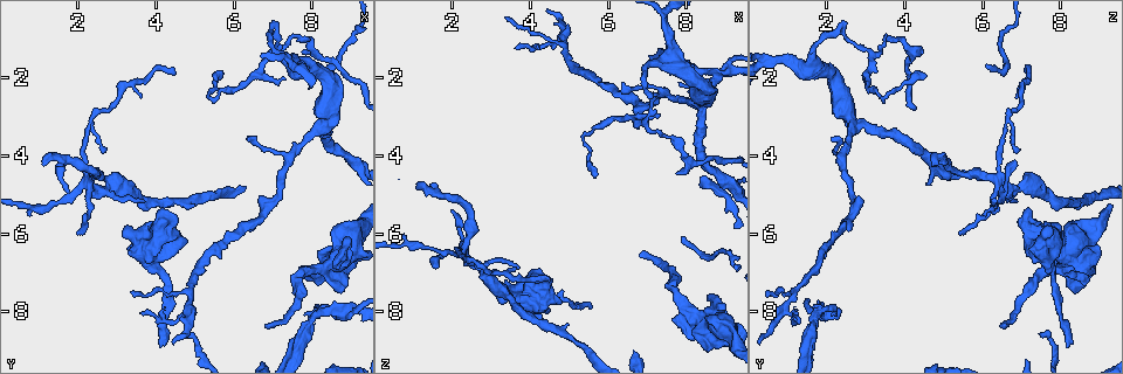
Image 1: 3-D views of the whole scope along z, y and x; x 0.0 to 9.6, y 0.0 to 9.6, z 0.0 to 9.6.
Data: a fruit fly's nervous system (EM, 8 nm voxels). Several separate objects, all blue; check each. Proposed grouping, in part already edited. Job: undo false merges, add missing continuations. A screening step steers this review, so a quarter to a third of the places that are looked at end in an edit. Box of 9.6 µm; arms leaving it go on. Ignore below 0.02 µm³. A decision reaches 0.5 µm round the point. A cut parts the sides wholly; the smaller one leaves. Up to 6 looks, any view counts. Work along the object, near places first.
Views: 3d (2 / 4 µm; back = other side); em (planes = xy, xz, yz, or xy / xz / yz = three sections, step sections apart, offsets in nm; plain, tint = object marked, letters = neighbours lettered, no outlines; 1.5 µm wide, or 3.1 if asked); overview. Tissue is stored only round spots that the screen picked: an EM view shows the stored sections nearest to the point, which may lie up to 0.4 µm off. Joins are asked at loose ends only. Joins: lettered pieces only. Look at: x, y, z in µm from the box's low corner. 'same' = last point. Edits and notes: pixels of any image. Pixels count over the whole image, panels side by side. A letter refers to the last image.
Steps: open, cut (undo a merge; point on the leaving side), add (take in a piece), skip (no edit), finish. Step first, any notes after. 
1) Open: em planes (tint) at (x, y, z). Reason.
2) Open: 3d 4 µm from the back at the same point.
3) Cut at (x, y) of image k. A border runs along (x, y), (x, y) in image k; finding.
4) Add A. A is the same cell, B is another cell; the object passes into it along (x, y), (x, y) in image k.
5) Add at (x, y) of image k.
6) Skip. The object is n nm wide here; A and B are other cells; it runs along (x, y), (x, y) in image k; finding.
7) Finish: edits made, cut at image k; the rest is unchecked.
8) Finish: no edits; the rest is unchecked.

Open: em xz step 8 (tint) at (7.50, 1.00, 3.55). Abrupt turn.

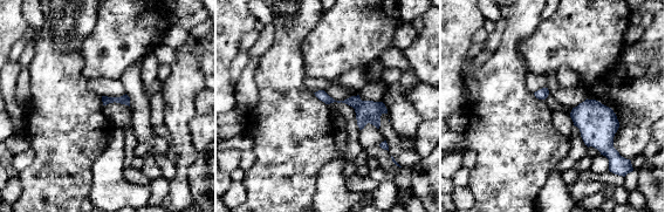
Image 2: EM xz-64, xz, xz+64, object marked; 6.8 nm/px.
Open: em planes (letters) at the same point.

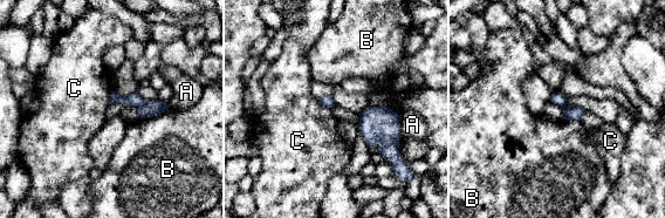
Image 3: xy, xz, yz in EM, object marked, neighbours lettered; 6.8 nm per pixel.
Cut at (150, 108) of image 3. The object is 80 nm wide here; A, B and C are other cells; a border runs along (145, 101), (138, 107) in image 3; two neurons meet here.

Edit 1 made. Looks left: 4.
Open: 3d 4 µm at (8.50, 6.90, 7.75).

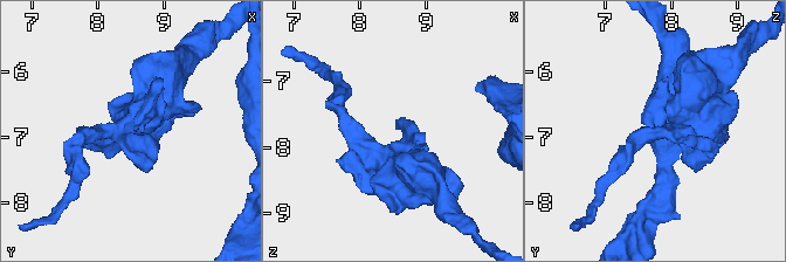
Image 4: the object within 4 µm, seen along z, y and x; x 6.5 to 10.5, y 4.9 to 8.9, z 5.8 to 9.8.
Open: em xz step 8 (tint) at (8.55, 6.90, 7.70). Shape alone is not enough.

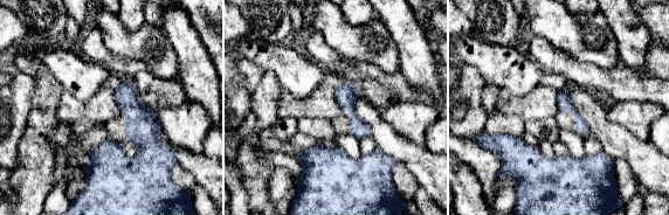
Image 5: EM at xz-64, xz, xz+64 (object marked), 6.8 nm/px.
Open: em planes (letters) at the same point.

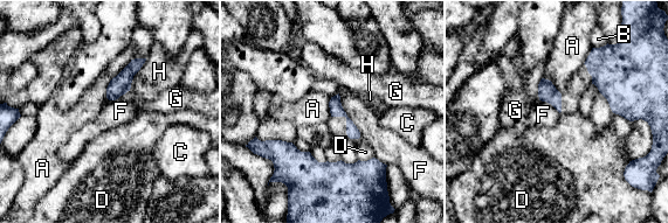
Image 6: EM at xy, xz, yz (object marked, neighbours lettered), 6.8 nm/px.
Skip. The longest contact is with F, 320 nm; A, B, C, D, F, G and H are other cells; a border runs along (338, 93), (343, 110), (360, 133) in image 6; none of them fits.

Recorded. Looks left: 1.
Open: em planes (letters) at (3.40, 6.45, 7.25). Thick end.

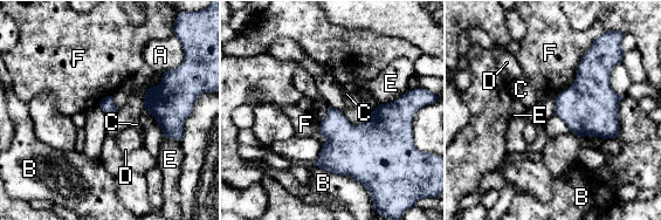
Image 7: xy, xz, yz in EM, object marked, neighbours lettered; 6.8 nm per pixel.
Skip. A, B, C, D, E and F are other cells; a border runs along (594, 40), (575, 81), (557, 95) in image 7; none of them fits.

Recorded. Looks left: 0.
Finish: edits made, cut at image 3; the rest is unchecked.

